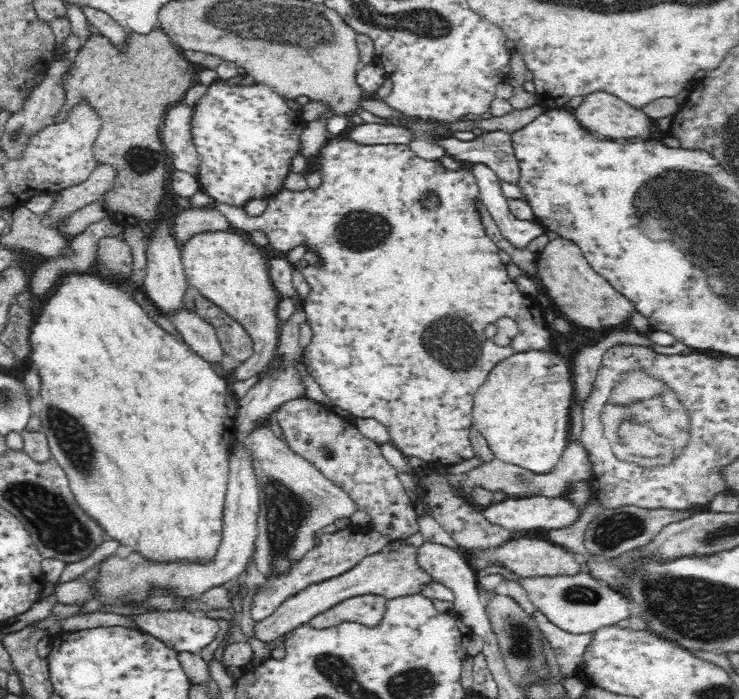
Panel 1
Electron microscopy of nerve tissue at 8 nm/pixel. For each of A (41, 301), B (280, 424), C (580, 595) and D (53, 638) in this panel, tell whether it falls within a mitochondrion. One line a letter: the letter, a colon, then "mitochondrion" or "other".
A: other
B: other
C: mitochondrion
D: other

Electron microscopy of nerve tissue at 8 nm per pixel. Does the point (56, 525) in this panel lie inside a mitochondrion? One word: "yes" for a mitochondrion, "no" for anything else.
yes

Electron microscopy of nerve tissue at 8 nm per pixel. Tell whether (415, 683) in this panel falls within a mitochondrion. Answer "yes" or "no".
yes

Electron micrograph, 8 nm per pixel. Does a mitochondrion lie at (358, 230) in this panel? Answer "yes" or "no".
yes

